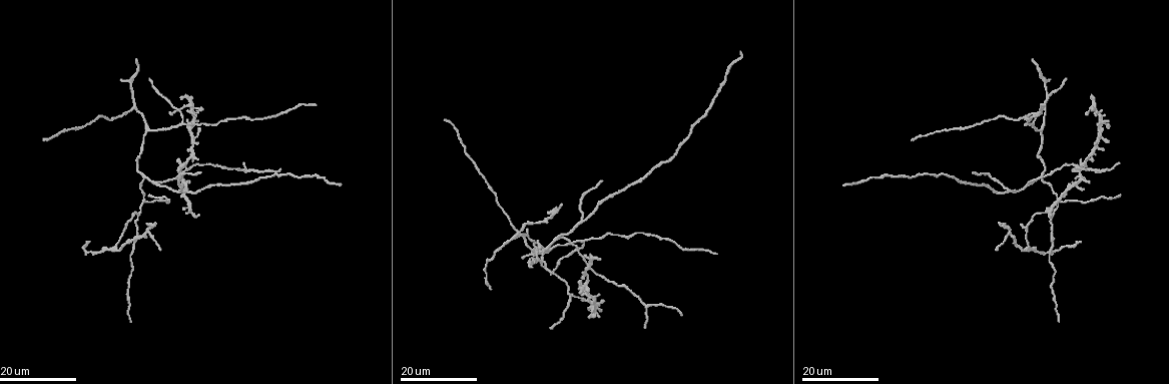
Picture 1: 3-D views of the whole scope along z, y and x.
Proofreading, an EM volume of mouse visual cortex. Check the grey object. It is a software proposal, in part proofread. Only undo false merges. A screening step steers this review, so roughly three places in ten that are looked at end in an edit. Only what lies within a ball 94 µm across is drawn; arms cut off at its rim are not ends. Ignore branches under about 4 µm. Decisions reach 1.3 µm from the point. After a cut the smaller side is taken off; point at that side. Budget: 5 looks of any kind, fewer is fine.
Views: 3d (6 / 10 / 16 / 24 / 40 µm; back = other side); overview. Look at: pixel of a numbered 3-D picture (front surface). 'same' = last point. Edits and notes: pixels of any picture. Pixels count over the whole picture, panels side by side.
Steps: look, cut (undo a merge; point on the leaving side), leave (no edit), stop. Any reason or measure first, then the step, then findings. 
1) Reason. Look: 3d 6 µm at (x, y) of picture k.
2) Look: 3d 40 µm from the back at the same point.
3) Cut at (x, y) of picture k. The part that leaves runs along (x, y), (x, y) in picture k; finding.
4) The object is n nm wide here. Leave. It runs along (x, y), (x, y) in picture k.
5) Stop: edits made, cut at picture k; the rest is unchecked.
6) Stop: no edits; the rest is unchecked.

Three arms meet. Look: 3d 24 µm at (1079, 170) of picture 1.

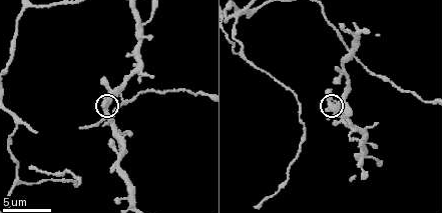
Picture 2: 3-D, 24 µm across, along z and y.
Look: 3d 10 µm at the same point.

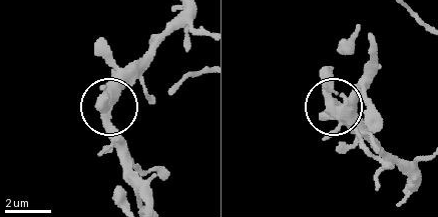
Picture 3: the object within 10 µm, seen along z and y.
Leave. One neuron here.

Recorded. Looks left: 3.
A fork. Look: 3d 24 µm at (583, 219) of picture 1.

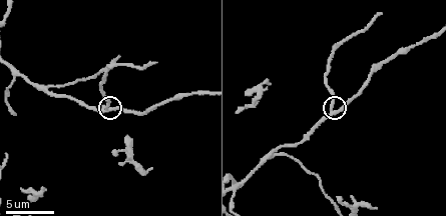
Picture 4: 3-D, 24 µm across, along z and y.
Look: 3d 10 µm at (106, 108) of picture 4.

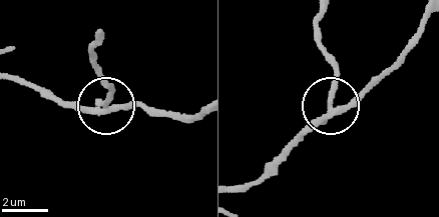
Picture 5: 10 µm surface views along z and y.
3 arms meet here. Cut at (112, 93) of picture 5. The part that leaves runs along (102, 103), (108, 86), (96, 63), (96, 44) in picture 5; a second neuron is stuck on.

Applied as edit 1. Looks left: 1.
Stop: edits made, cut at picture 5; the rest is unchecked.

